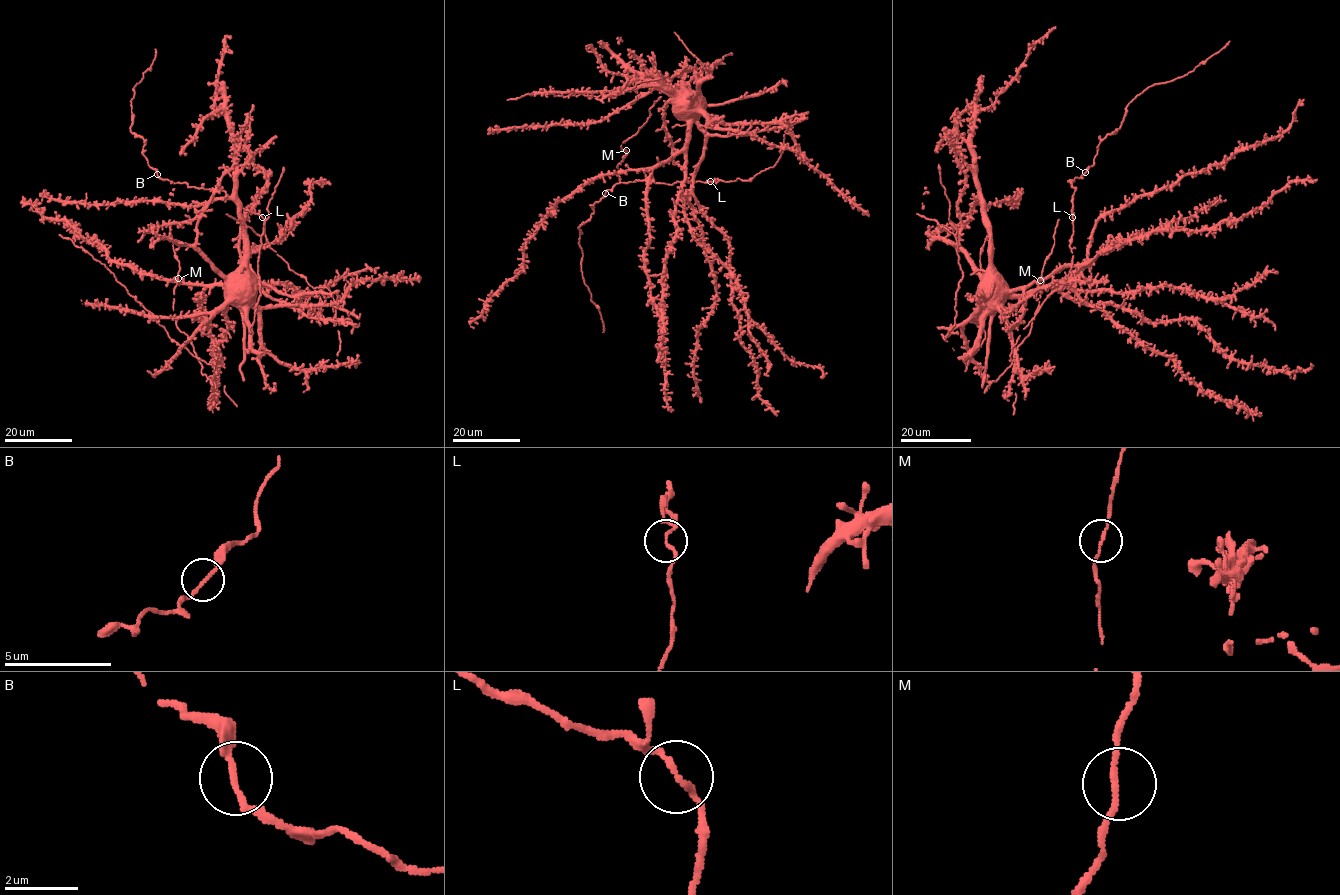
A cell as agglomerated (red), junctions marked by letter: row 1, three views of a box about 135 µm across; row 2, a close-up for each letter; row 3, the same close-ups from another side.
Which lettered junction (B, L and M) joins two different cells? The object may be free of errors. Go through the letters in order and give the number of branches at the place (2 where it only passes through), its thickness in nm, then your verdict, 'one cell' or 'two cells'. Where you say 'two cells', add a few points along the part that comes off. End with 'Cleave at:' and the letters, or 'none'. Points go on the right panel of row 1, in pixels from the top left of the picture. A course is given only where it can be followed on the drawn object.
B: branches 2; calibre 150 nm; one cell
L: branches 2; calibre 140 nm; one cell
M: branches 2; calibre 140 nm; one cell
Cleave at: none

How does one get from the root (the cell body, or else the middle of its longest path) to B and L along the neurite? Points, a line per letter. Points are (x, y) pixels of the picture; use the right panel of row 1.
B: (983, 289), (996, 279), (1022, 290), (1023, 329), (1064, 288), (1071, 183), (1085, 172)
L: (983, 289), (996, 279), (1022, 290), (1016, 327), (1023, 329), (1071, 278), (1072, 217)

